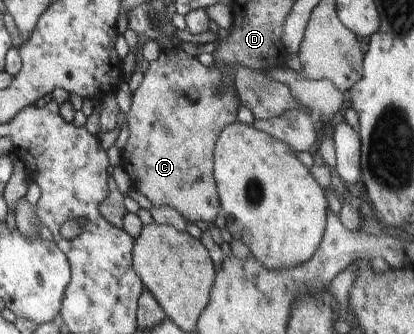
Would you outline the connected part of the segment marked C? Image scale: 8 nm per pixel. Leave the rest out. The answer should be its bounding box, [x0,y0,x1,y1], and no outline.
[121,47,240,224]

